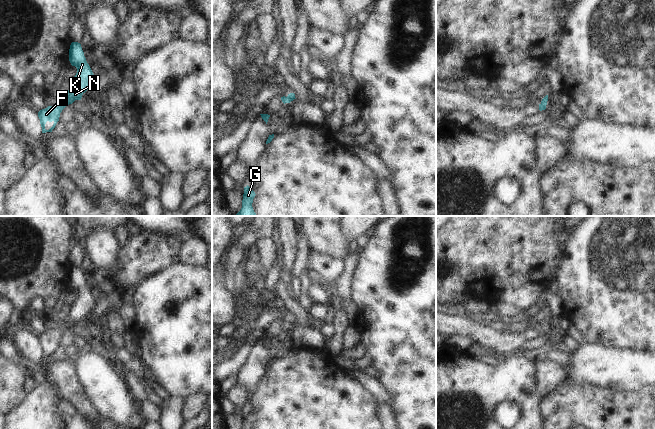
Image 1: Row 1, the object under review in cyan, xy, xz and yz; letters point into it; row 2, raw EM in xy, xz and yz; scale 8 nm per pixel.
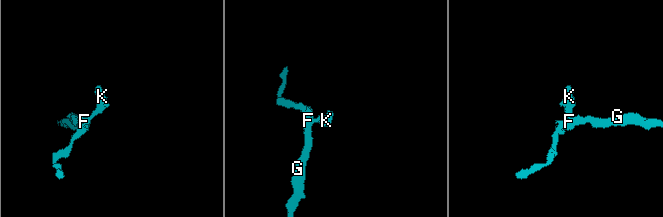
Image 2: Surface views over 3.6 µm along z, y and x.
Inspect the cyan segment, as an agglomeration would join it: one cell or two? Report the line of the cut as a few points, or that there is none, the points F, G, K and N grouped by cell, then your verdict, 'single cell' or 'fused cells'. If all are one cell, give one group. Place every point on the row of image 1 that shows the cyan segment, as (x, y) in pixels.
cut none; groups F G K N; single cell

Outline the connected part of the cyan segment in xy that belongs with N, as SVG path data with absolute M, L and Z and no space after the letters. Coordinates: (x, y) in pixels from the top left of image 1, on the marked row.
M72 42L69 49L69 61L77 68L77 73L70 82L70 89L67 91L61 102L48 106L38 112L42 133L52 132L59 121L60 113L75 100L81 100L82 95L93 87L96 78L86 61L81 44Z

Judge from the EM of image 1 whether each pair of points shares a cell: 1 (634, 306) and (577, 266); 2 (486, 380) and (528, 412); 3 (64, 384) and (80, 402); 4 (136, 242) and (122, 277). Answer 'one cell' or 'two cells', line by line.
1: one cell
2: one cell
3: one cell
4: one cell

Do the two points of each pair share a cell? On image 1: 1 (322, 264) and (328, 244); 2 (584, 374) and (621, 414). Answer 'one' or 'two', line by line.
1: two
2: two

